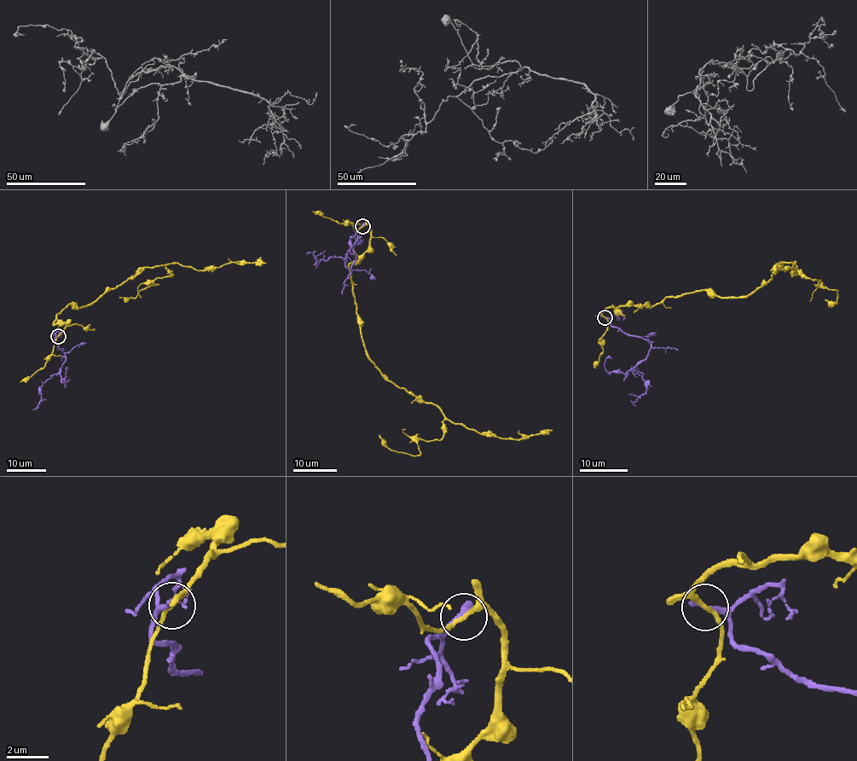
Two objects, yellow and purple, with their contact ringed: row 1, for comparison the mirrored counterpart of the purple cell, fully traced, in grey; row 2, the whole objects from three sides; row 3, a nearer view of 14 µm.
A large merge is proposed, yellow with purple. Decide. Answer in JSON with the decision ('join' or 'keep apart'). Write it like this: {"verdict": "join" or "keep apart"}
{"verdict": "keep apart"}

